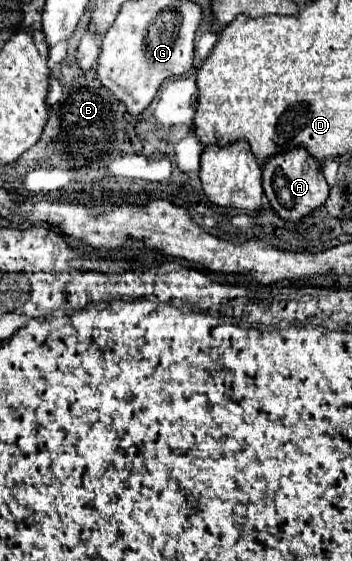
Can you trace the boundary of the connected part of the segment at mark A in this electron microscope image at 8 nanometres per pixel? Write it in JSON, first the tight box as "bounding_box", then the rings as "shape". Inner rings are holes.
{"bounding_box":[263,146,329,220],"shape":[[[295,146],[283,154],[269,156],[263,162],[263,192],[269,198],[269,204],[285,220],[299,220],[317,206],[321,206],[329,196],[329,186],[323,172],[319,170],[317,158],[313,158],[307,148]]]}

